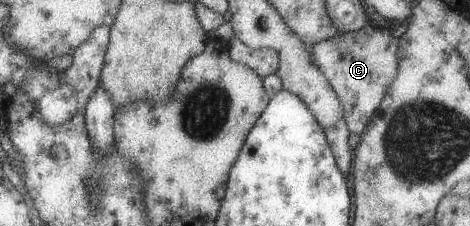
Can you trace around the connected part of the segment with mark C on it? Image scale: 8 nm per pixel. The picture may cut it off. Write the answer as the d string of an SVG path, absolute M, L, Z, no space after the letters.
M364 22L361 28L339 32L308 48L311 52L311 63L321 71L342 104L343 118L349 133L359 137L365 130L389 84L397 75L397 48L397 37L391 36L385 29L371 26L368 22Z

